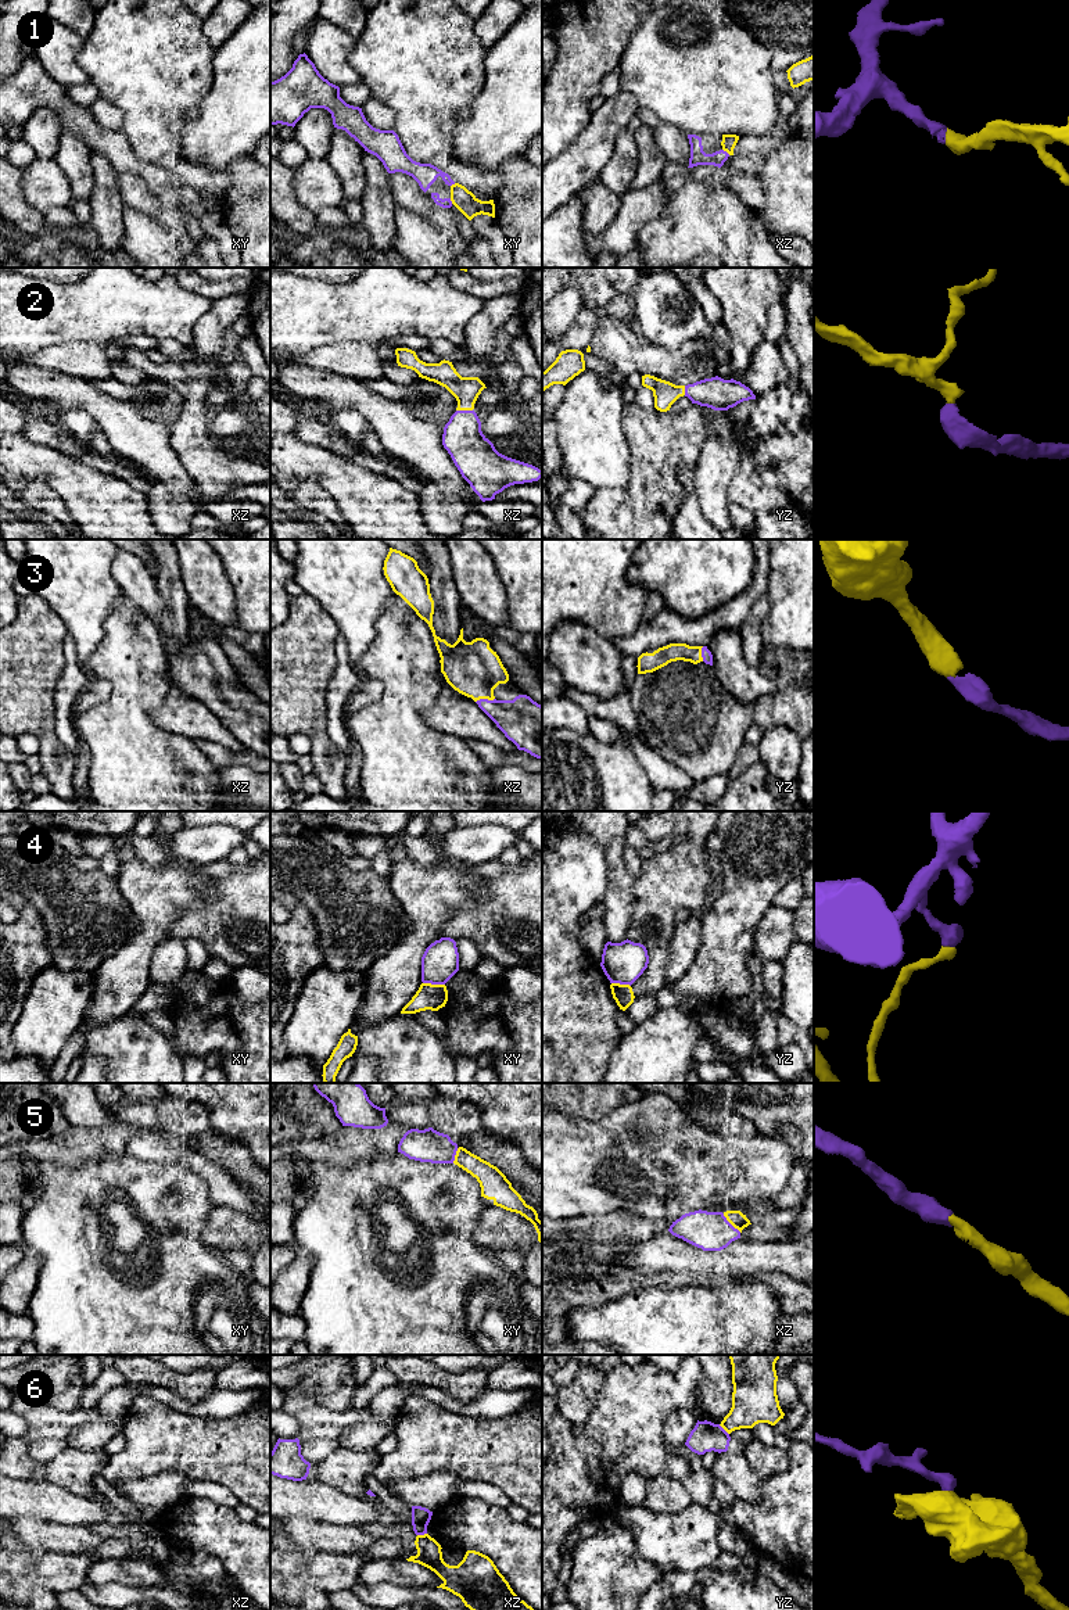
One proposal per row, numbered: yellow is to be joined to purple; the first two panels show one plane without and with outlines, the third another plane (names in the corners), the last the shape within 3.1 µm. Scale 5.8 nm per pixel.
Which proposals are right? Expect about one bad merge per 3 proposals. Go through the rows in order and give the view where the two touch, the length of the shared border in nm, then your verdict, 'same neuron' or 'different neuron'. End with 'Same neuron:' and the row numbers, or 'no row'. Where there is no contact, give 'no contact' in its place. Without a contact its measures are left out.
1: xz | 60 nm | same neuron
2: xz | 100 nm | same neuron
3: xz | 110 nm | same neuron
4: xy | 130 nm | different neuron
5: xz | 160 nm | same neuron
6: yz | 90 nm | different neuron
Same neuron: 1, 2, 3, 5

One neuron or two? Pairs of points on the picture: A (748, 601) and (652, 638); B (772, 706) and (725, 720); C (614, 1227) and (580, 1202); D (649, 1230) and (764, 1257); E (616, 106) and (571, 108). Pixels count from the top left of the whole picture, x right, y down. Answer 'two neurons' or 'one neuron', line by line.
A: one neuron
B: two neurons
C: two neurons
D: two neurons
E: two neurons

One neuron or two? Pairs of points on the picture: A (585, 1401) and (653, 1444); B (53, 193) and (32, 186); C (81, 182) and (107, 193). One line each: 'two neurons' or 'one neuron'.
A: two neurons
B: one neuron
C: two neurons

